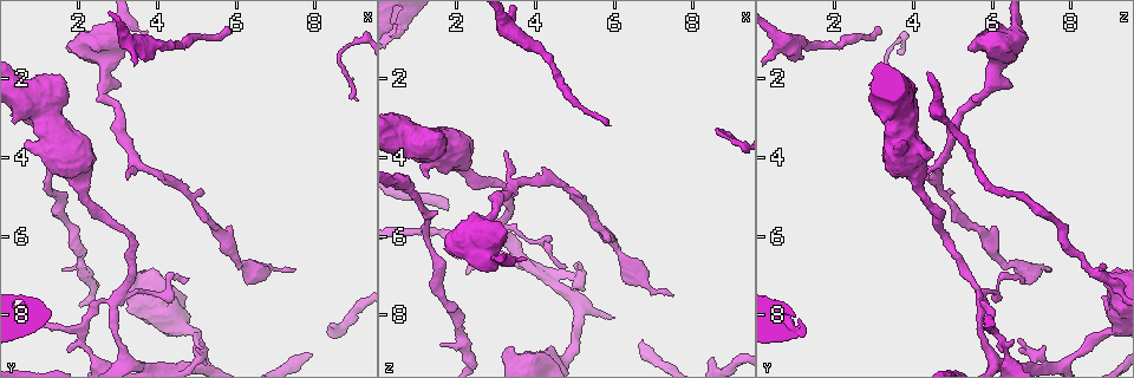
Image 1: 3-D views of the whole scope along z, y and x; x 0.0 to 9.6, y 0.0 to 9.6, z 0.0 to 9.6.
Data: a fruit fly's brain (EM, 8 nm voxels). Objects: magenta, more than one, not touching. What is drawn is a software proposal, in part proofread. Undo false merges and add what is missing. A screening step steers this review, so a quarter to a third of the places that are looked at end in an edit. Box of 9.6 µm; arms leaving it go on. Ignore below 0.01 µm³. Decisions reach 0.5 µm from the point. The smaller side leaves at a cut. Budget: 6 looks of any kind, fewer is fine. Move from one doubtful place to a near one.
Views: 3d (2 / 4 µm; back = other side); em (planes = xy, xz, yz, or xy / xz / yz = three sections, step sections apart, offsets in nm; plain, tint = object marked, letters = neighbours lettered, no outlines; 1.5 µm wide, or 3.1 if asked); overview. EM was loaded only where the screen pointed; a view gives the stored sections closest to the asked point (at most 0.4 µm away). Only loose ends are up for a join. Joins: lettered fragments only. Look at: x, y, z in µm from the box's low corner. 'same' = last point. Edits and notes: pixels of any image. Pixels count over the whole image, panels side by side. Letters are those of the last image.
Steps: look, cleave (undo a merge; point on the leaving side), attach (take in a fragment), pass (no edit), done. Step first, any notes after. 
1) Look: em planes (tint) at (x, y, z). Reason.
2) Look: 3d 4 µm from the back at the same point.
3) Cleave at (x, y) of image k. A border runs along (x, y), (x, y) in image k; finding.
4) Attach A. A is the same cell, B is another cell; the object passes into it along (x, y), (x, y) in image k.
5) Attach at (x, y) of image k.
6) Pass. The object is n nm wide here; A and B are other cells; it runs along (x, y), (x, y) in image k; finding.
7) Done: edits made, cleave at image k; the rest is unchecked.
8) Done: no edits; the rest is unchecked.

Look: 3d 4 µm at (1.70, 8.95, 6.25). An open end.

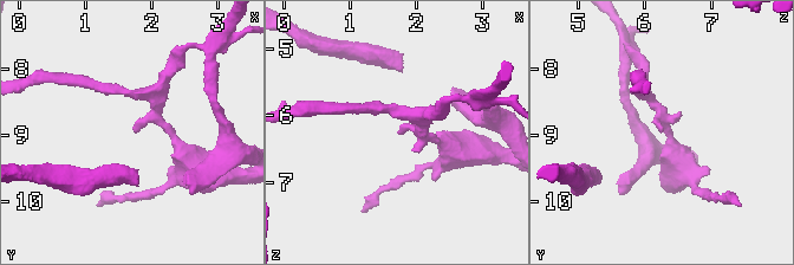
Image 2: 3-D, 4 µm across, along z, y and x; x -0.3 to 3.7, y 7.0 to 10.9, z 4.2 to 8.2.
Look: em planes (letters) at (1.75, 9.00, 6.30). The arms are 180, 240 nm wide.

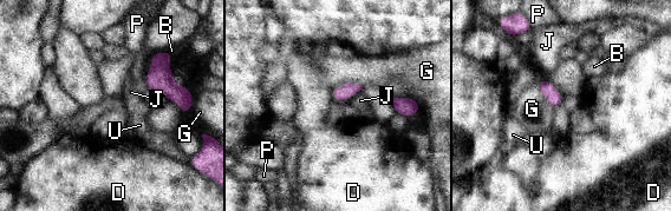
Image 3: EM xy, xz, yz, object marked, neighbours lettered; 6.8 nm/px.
Pass. B, D, G, J, P and U are other cells; no lettered fragment goes on from it.

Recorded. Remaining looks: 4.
Look: 3d 2 µm at (4.25, 7.40, 6.10). Abrupt turn.

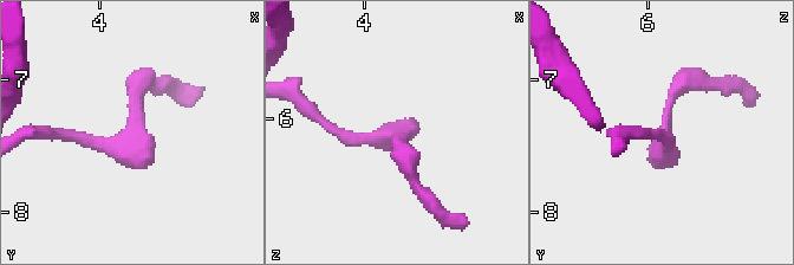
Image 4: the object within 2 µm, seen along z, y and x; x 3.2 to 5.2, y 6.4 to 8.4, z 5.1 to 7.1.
Look: em xy step 8 (tint) at (4.32, 7.42, 6.12).

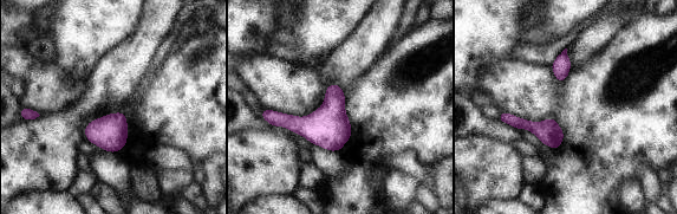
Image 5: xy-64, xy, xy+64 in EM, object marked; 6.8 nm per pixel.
Look: em planes (letters) at the same point. Another direction.

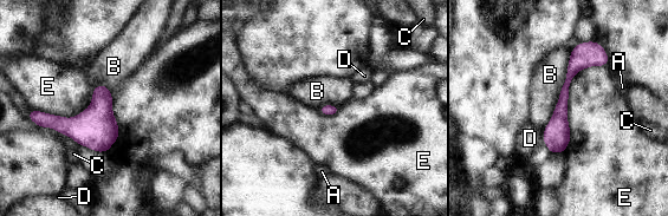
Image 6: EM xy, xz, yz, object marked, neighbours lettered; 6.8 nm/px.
Pass. A, B, C, D and E are other cells; it runs along (587, 48), (564, 89), (553, 150) in image 6; continuous, no second neuron.

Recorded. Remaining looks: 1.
Look: em planes (letters) at (5.80, 0.80, 3.15). Long arm stops here.

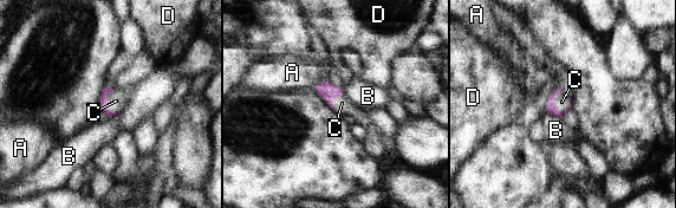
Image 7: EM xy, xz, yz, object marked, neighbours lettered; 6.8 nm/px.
Attach C. C is the same cell, A, B and D are other cells; it goes on there.

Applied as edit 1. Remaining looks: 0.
Done: edits made, attach at image 7; the rest is unchecked.

